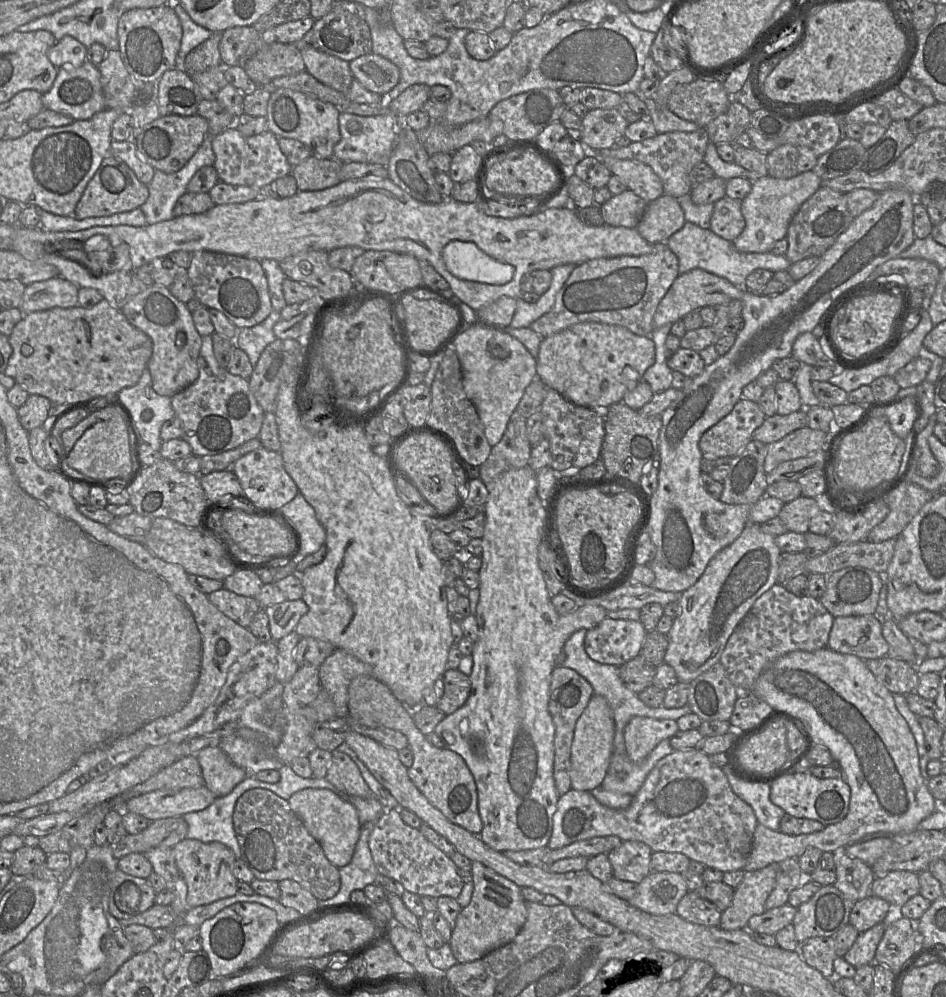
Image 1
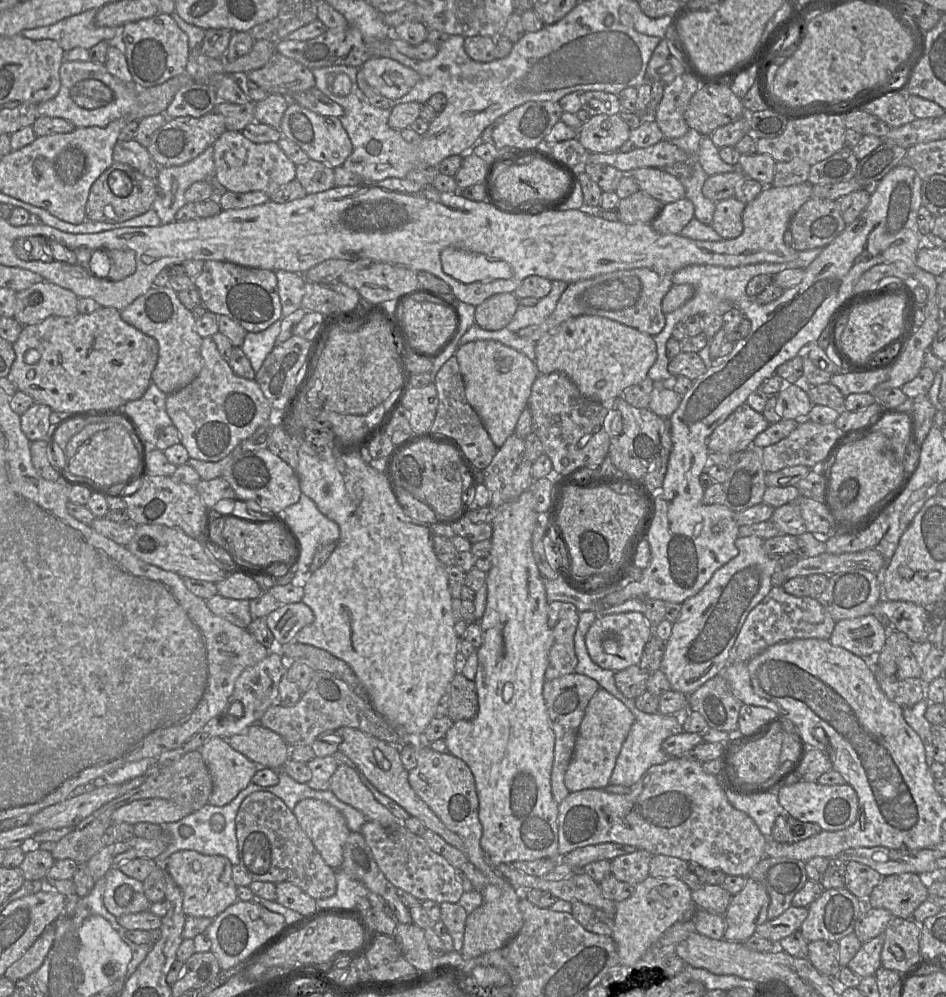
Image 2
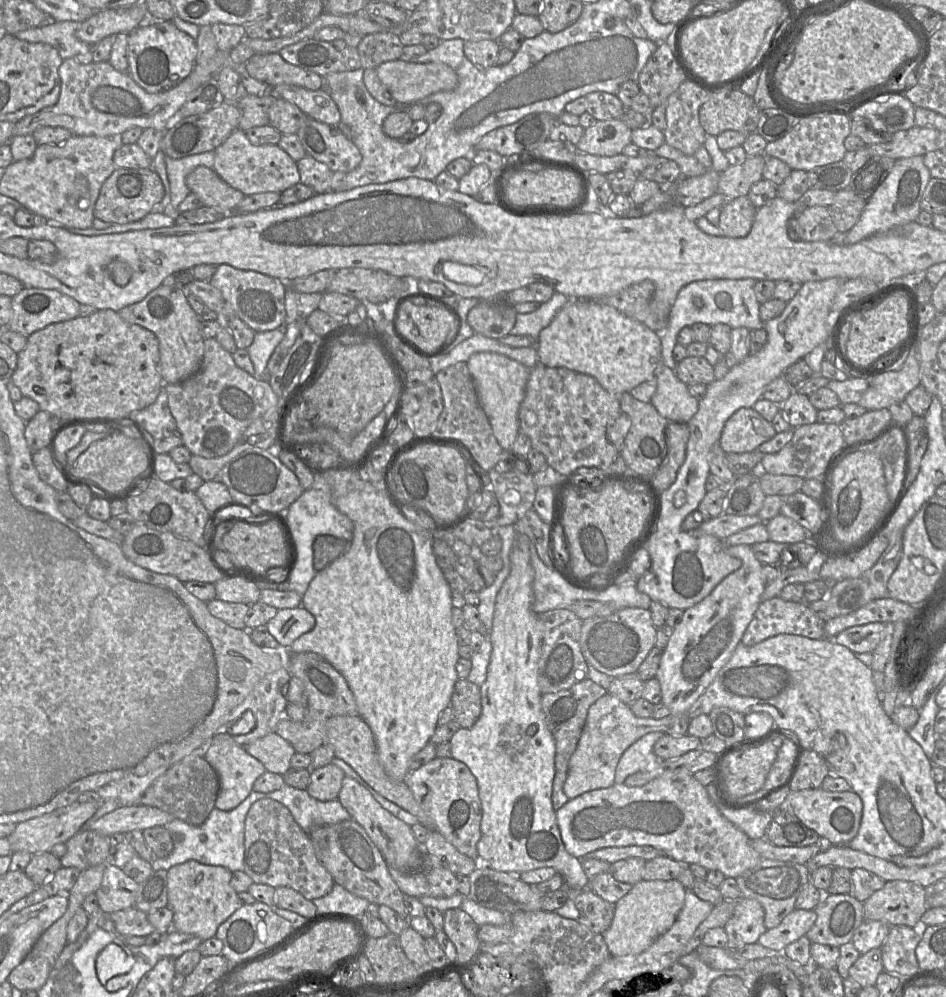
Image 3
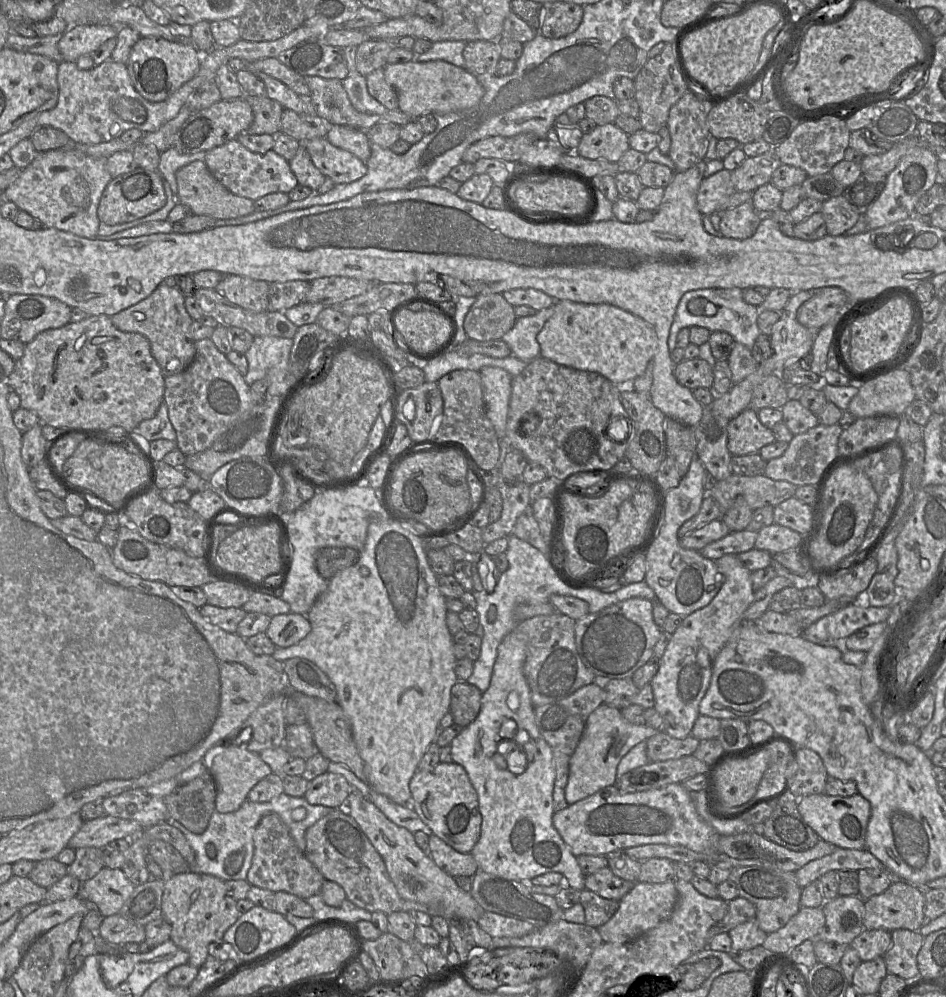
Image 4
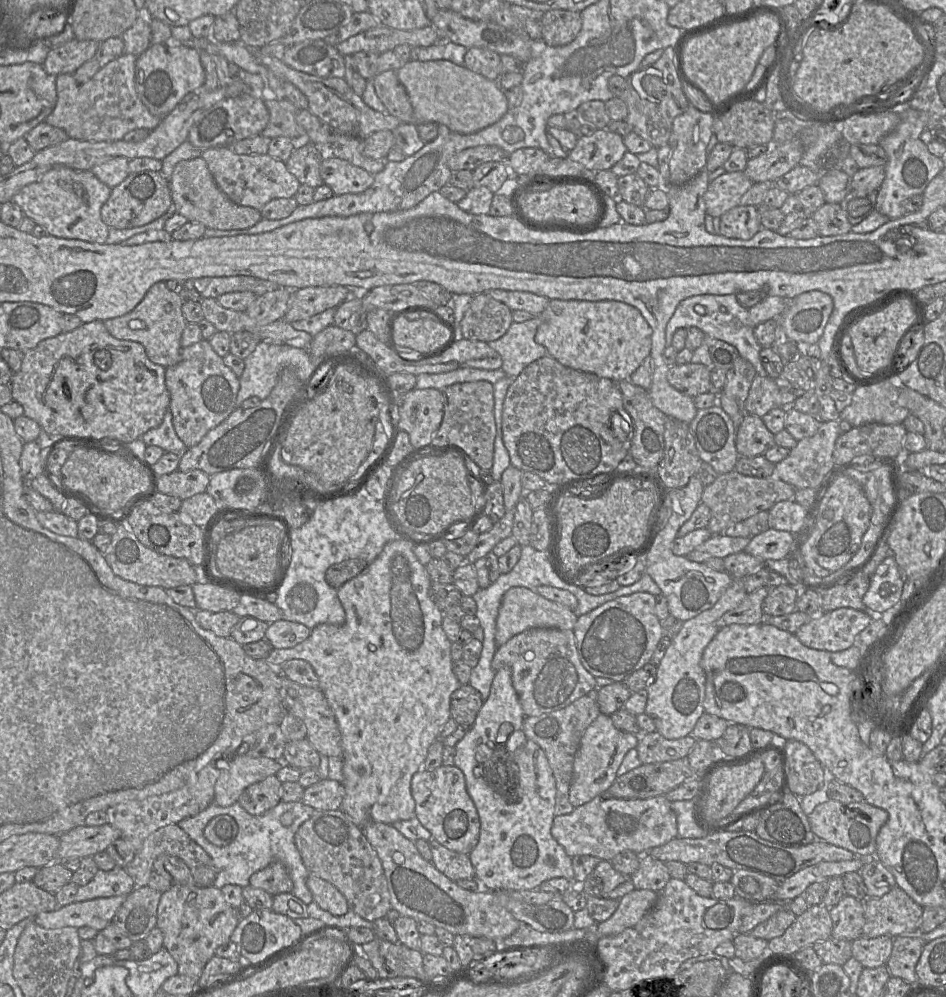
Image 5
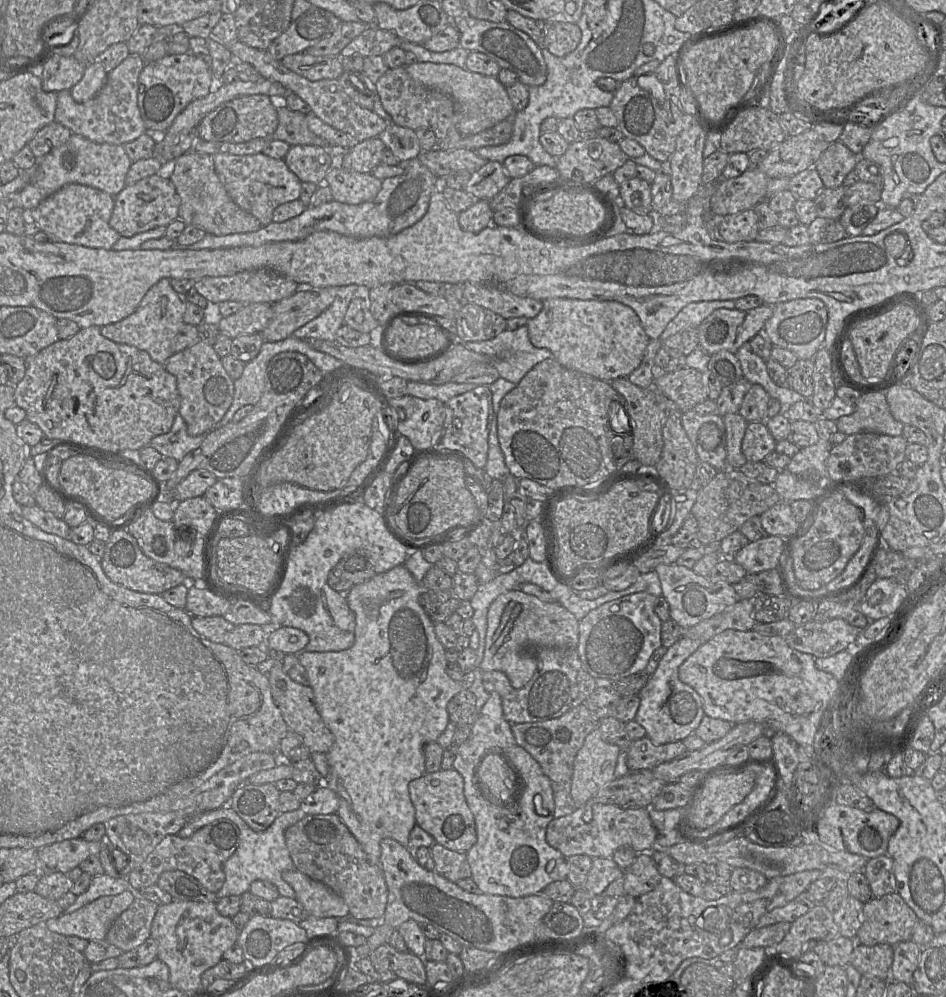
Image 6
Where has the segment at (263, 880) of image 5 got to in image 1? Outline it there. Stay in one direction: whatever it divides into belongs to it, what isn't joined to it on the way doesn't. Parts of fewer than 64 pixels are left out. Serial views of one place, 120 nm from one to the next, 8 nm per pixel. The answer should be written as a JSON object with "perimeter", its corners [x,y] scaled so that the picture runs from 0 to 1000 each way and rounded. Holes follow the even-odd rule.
{"perimeter":[[[279,790],[262,792],[251,802],[245,821],[254,862],[270,881],[293,885],[310,883],[337,904],[350,902],[358,895],[358,871],[345,861],[303,802]]]}

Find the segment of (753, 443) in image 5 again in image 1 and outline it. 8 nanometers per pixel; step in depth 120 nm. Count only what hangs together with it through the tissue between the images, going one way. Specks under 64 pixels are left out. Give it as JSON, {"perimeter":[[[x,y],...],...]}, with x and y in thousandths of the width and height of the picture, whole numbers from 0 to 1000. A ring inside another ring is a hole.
{"perimeter":[[[782,399],[771,415],[741,437],[738,446],[743,457],[776,458],[809,419],[800,403]]]}

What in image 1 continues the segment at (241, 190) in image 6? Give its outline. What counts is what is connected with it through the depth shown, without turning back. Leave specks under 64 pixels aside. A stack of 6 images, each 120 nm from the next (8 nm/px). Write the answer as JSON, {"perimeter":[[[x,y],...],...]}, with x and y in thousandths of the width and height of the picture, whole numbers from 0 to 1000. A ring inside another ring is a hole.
{"perimeter":[[[247,126],[225,136],[226,169],[234,183],[251,187],[276,189],[308,175],[309,166],[298,152],[295,138],[282,131],[268,136],[255,134]]]}

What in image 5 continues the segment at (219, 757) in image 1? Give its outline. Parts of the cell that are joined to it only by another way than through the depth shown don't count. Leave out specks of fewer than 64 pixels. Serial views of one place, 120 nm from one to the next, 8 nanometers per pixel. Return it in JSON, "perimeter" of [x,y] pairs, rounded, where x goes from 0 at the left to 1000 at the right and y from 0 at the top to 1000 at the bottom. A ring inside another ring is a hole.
{"perimeter":[[[257,755],[244,758],[228,783],[225,805],[234,809],[248,806],[261,789],[283,778],[292,778],[298,768],[299,763],[282,759],[265,759]]]}

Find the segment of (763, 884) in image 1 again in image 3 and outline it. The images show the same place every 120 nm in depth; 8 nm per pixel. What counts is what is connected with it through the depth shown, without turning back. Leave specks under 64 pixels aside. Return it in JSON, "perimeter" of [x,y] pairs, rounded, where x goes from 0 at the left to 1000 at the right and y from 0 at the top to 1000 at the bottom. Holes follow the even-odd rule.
{"perimeter":[[[783,900],[777,906],[774,920],[765,932],[771,953],[781,953],[790,947],[799,946],[811,932],[808,928],[808,912],[795,901]]]}

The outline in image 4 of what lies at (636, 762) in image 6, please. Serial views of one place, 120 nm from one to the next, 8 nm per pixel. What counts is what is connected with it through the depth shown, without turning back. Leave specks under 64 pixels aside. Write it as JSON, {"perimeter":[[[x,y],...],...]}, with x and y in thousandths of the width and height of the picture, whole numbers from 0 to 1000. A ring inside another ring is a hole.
{"perimeter":[[[697,733],[683,742],[683,754],[686,763],[704,763],[732,757],[740,743],[732,737],[722,741],[707,738]]]}

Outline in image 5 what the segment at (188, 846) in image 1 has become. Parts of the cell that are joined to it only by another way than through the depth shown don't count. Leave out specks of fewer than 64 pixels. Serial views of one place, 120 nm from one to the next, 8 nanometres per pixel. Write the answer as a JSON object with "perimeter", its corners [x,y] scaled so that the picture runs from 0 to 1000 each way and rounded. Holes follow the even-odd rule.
{"perimeter":[[[182,888],[170,898],[165,929],[172,935],[173,950],[188,967],[188,977],[209,984],[228,952],[243,944],[252,925],[248,912],[226,888]]]}

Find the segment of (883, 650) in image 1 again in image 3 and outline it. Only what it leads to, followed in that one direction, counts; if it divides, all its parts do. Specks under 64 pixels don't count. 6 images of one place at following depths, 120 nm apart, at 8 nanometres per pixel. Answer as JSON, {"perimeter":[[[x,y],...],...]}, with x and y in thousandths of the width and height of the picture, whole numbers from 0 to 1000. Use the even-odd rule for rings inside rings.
{"perimeter":[[[923,624],[914,627],[901,628],[881,640],[881,642],[899,651],[903,656],[923,654],[929,646],[936,625]]]}

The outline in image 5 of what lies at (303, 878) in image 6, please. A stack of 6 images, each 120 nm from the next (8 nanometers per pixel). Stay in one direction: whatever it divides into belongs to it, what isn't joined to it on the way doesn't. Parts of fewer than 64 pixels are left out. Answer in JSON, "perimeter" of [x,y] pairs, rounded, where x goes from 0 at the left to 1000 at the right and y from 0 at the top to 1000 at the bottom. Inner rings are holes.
{"perimeter":[[[327,877],[325,889],[331,898],[331,903],[338,911],[353,919],[362,919],[368,914],[368,905],[364,898],[350,886]]]}

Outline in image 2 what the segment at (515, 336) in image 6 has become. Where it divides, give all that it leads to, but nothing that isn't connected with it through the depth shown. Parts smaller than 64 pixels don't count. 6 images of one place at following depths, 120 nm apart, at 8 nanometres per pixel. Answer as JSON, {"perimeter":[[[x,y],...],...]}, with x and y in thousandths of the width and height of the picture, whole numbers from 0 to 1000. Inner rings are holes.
{"perimeter":[[[584,282],[580,295],[570,300],[567,306],[548,306],[542,320],[535,329],[540,333],[547,334],[552,329],[573,324],[586,312],[592,297],[599,287],[600,284],[596,282]]]}

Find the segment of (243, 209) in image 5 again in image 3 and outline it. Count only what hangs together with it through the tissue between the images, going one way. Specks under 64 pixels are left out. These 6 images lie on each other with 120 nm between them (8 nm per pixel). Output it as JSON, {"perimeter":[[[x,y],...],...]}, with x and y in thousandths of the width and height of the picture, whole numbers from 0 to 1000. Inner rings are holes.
{"perimeter":[[[209,166],[197,177],[197,186],[201,193],[207,195],[215,207],[226,209],[235,214],[248,212],[252,205],[256,202],[259,196],[245,189],[236,182],[224,169]]]}

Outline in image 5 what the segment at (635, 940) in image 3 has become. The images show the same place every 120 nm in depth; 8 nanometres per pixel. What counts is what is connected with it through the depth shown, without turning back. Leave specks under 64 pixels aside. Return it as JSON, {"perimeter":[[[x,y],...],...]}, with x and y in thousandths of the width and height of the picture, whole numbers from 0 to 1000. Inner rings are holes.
{"perimeter":[[[670,892],[654,902],[654,909],[638,925],[631,926],[633,942],[650,939],[661,932],[671,929],[691,909],[695,895],[684,892]]]}

